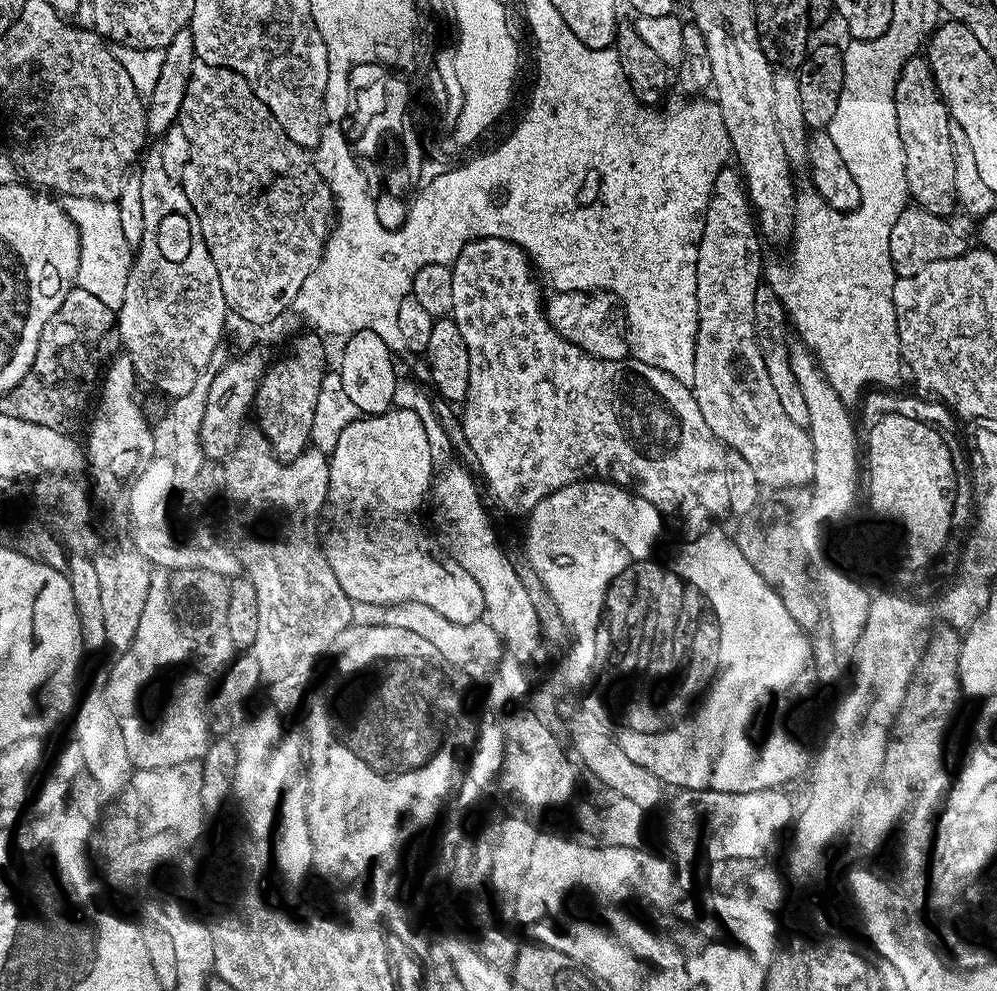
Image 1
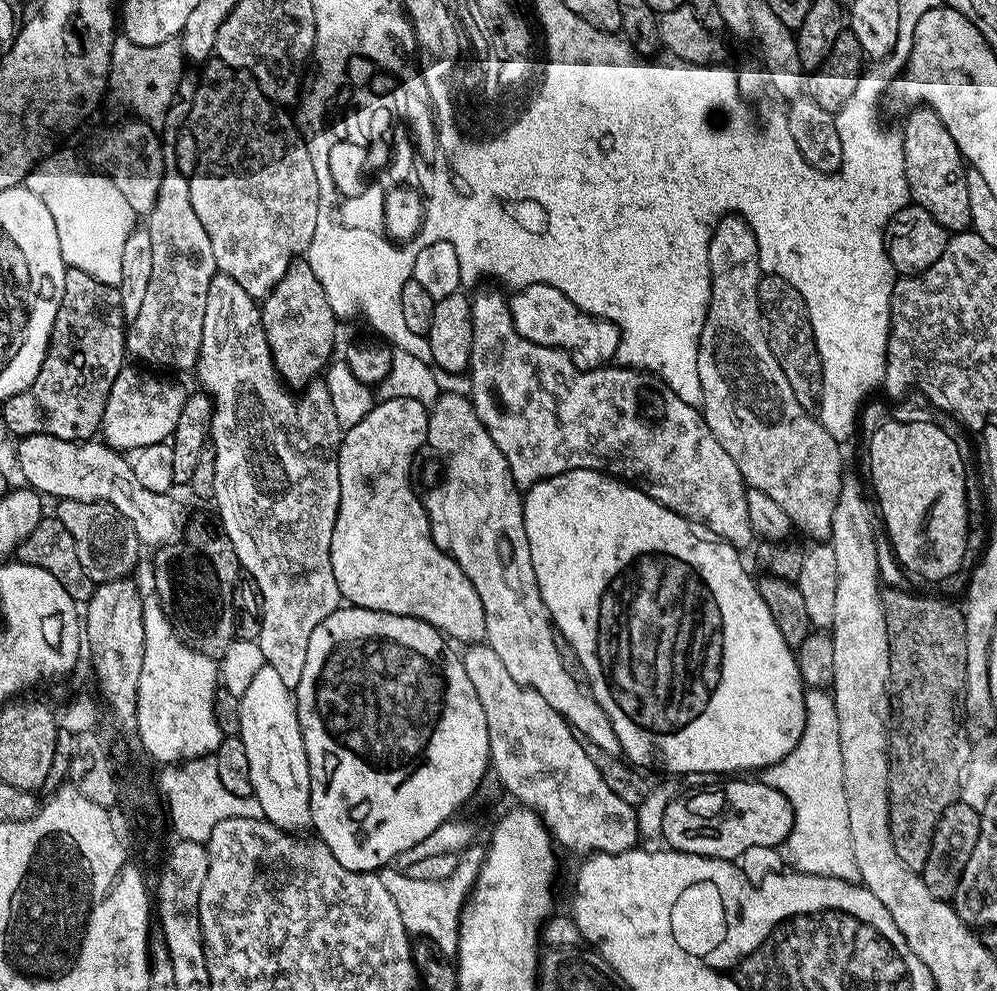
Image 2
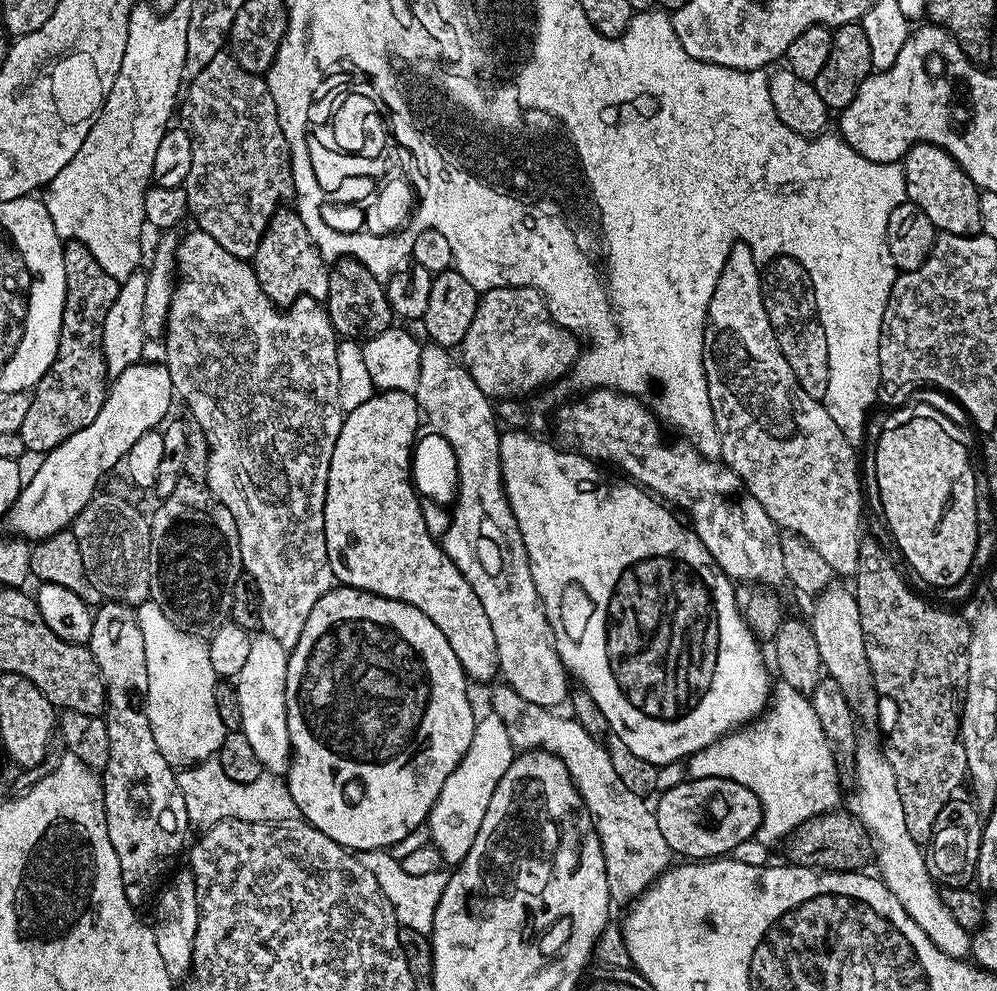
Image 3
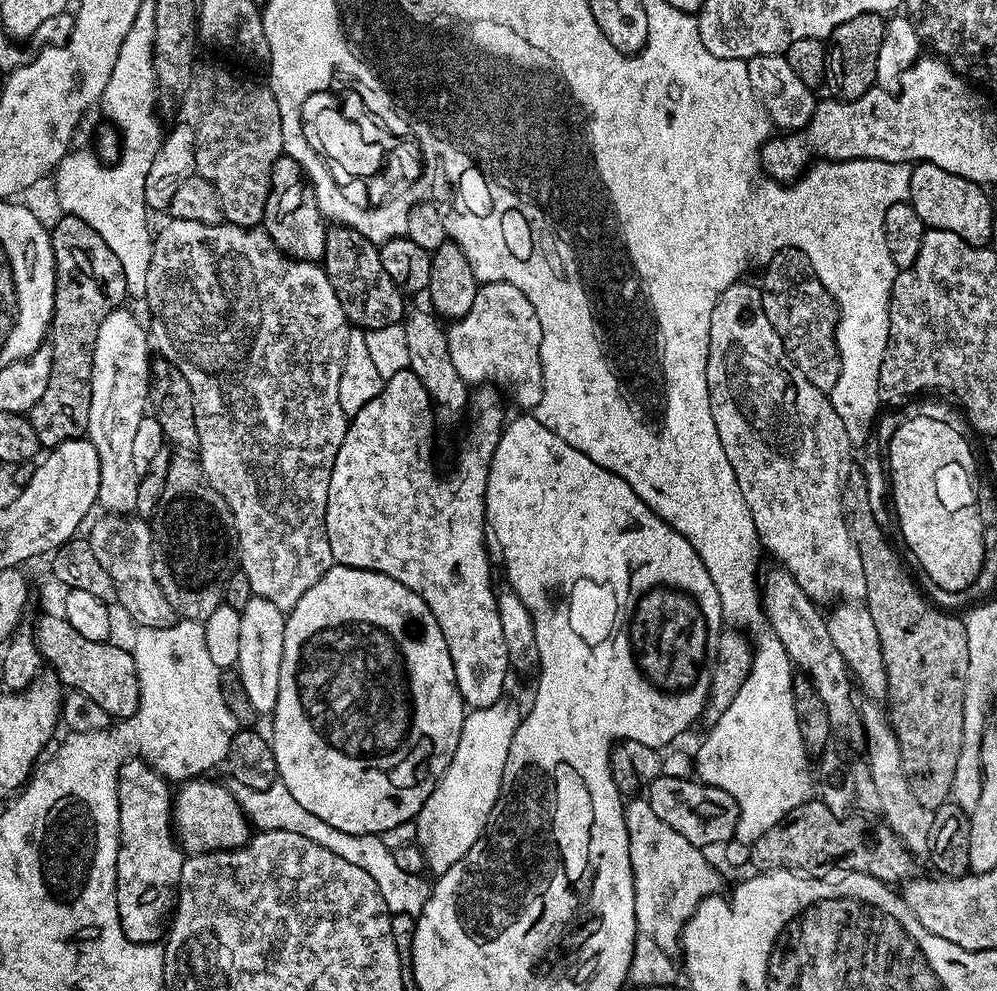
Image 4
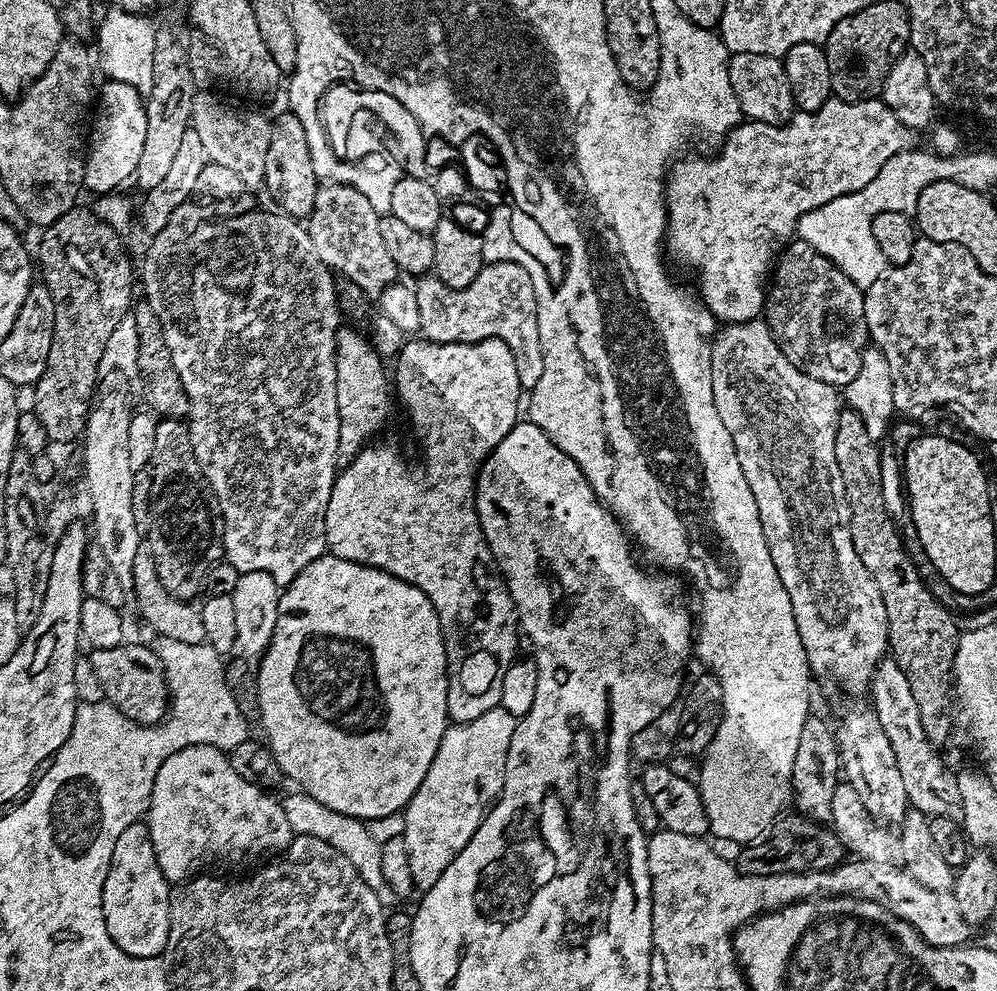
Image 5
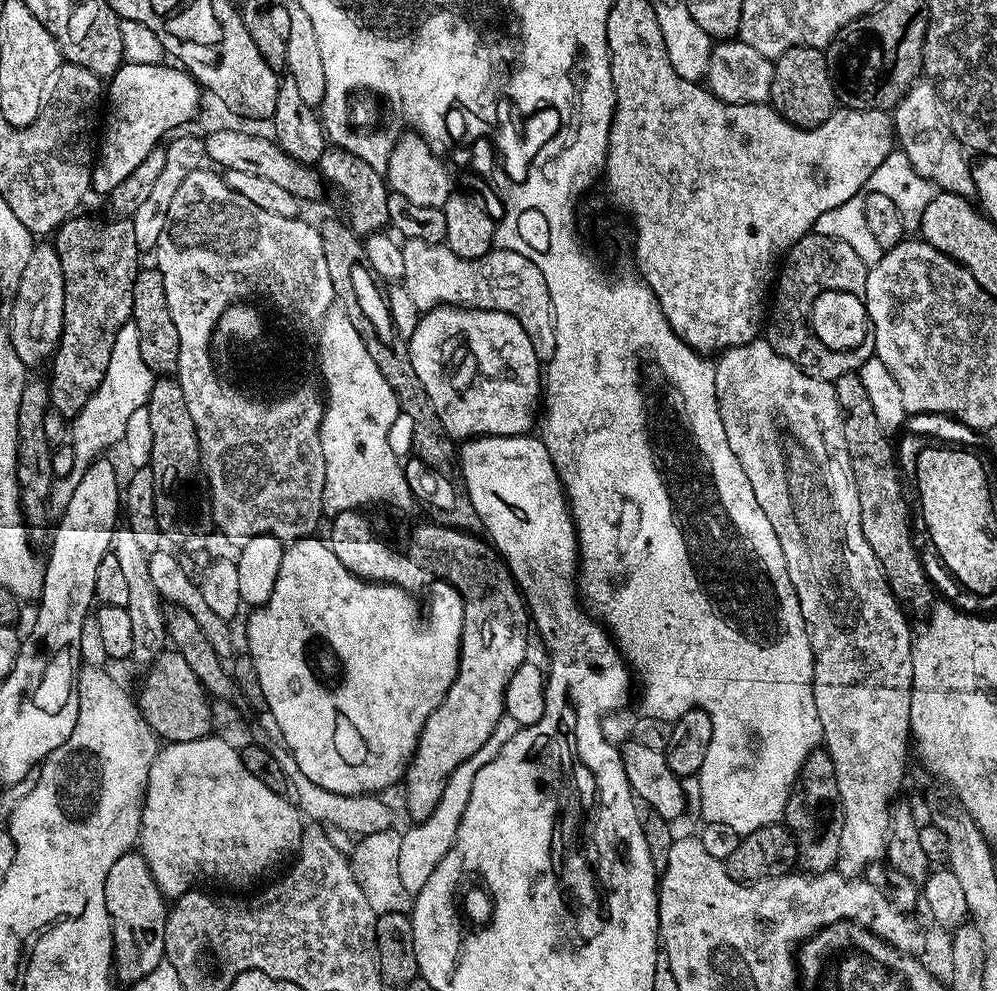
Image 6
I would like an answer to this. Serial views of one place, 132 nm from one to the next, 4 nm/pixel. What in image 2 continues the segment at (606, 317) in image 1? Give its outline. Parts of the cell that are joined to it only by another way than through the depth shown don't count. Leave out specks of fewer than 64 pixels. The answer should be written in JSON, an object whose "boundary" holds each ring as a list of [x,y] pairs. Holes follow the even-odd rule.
{"boundary":[[[528,284],[525,288],[517,288],[511,293],[508,309],[519,336],[530,342],[538,342],[538,346],[561,348],[577,368],[608,366],[616,359],[620,345],[618,325],[583,312],[574,306],[574,302],[570,302],[570,298],[566,298],[566,294],[562,294],[562,290],[554,290],[554,286]]]}

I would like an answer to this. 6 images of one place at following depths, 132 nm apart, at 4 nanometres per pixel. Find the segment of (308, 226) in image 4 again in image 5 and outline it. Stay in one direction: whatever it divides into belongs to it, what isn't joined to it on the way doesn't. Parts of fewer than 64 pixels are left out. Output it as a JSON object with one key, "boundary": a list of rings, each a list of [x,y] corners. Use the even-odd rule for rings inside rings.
{"boundary":[[[284,110],[277,120],[271,121],[270,150],[266,150],[266,170],[263,187],[276,199],[275,207],[285,216],[307,218],[314,206],[318,181],[314,170],[314,158],[310,154],[310,142],[302,122],[290,110]]]}

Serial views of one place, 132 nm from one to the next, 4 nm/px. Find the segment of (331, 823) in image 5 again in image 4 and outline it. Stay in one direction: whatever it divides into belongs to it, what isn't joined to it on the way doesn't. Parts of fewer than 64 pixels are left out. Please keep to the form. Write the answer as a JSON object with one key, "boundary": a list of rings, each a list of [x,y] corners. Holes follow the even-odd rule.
{"boundary":[[[279,782],[271,784],[266,790],[250,790],[246,786],[233,783],[230,791],[233,798],[240,803],[244,815],[257,829],[269,832],[270,830],[290,830],[290,834],[302,834],[302,838],[310,838],[310,842],[318,842],[318,846],[326,846],[338,858],[346,858],[353,866],[359,866],[366,870],[386,902],[388,911],[393,914],[410,914],[419,916],[428,901],[430,891],[429,881],[424,881],[421,874],[408,874],[399,867],[395,861],[395,854],[392,850],[383,845],[379,835],[370,834],[346,834],[346,830],[337,830],[322,822],[315,814],[310,814],[300,803],[294,799],[294,794],[286,790],[286,786]]]}

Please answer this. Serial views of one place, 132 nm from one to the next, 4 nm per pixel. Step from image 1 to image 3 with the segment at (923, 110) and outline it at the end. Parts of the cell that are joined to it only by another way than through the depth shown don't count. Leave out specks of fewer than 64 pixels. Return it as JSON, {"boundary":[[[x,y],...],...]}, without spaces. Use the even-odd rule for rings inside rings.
{"boundary":[[[916,144],[904,155],[902,167],[906,178],[907,199],[920,207],[922,214],[934,222],[937,230],[959,236],[981,235],[981,189],[964,173],[962,166],[958,166],[952,155],[933,144]]]}

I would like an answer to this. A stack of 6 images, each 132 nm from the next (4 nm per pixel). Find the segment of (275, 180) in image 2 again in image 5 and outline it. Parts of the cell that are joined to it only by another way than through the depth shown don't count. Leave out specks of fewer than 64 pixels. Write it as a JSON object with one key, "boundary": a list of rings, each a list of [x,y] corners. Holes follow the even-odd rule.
{"boundary":[[[197,91],[190,125],[194,130],[198,130],[198,139],[202,141],[209,161],[234,170],[234,174],[238,174],[242,182],[249,186],[263,185],[266,150],[270,150],[272,133],[269,117],[264,117],[260,112],[251,112],[248,108],[231,108],[230,105],[223,104],[212,92],[215,91]]]}

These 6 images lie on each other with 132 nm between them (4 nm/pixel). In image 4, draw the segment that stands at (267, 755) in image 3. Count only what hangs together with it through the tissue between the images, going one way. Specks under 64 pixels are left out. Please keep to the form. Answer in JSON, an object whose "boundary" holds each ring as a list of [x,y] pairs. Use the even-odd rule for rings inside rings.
{"boundary":[[[253,595],[246,602],[246,606],[240,609],[240,627],[238,637],[238,662],[236,668],[242,678],[242,686],[246,686],[246,695],[250,698],[250,706],[258,714],[271,714],[278,698],[278,674],[282,670],[282,642],[284,641],[285,613],[274,602],[266,598]]]}

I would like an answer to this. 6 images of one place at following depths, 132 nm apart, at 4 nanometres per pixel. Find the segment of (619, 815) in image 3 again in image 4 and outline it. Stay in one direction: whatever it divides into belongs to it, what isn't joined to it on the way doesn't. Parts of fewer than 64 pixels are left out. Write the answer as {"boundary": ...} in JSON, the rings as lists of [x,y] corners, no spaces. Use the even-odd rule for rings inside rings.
{"boundary":[[[632,798],[624,805],[628,845],[630,846],[630,862],[634,878],[634,918],[636,927],[645,932],[654,942],[669,954],[675,953],[681,947],[684,924],[694,914],[694,910],[707,896],[717,895],[721,891],[720,876],[716,868],[707,860],[705,849],[695,848],[678,830],[666,826],[658,814],[648,805],[647,799]]]}

